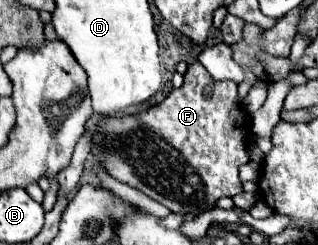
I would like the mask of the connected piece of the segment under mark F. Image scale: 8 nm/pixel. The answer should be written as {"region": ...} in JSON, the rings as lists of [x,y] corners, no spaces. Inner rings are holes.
{"region":[[[194,62],[184,74],[184,84],[174,88],[158,106],[134,116],[114,116],[110,120],[102,118],[96,134],[92,136],[92,154],[116,180],[144,192],[172,212],[198,216],[204,212],[204,204],[216,204],[214,200],[220,200],[222,196],[236,196],[242,192],[238,168],[250,160],[246,154],[246,140],[252,122],[244,108],[236,102],[236,88],[238,86],[234,82],[212,80],[208,70],[200,62]],[[208,84],[214,84],[212,96],[204,94]]]}

